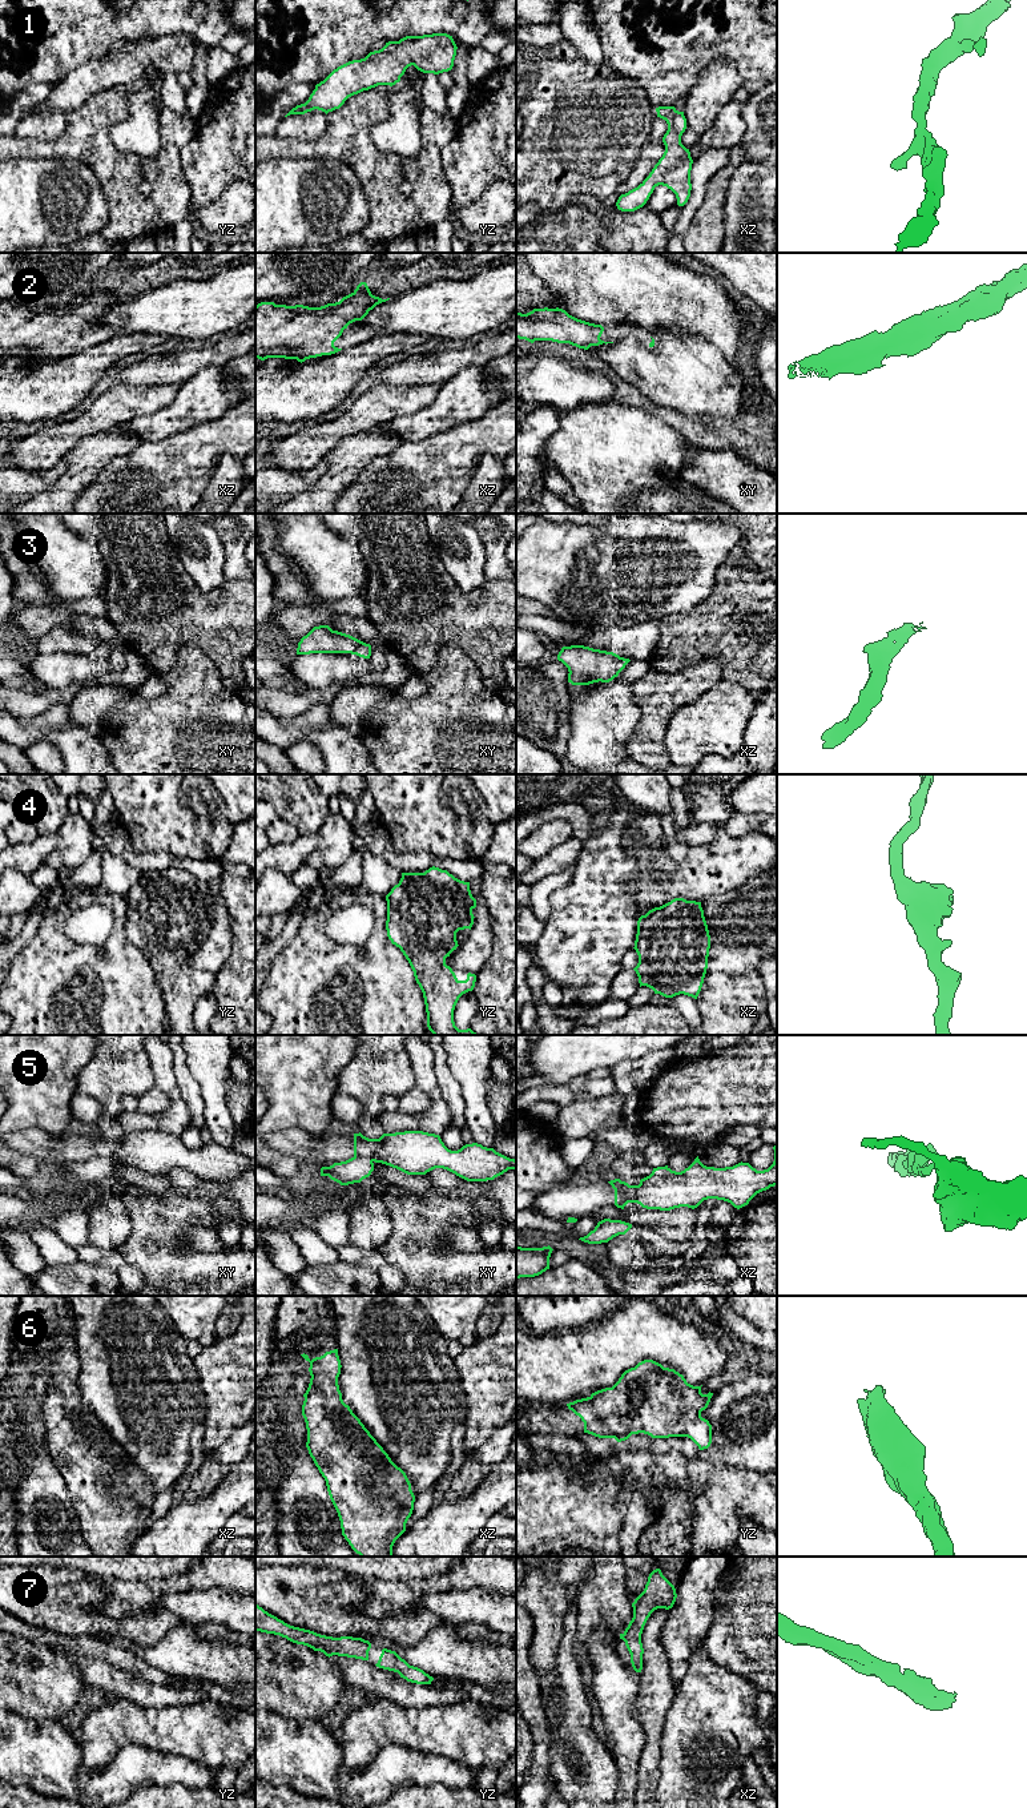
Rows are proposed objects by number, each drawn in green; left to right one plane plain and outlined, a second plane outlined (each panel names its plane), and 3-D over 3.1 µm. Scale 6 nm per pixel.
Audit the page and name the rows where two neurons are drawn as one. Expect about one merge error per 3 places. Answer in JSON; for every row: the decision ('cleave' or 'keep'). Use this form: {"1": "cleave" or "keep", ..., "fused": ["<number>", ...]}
{"1": "keep", "2": "keep", "3": "keep", "4": "keep", "5": "cleave", "6": "keep", "7": "keep", "fused": ["5"]}

